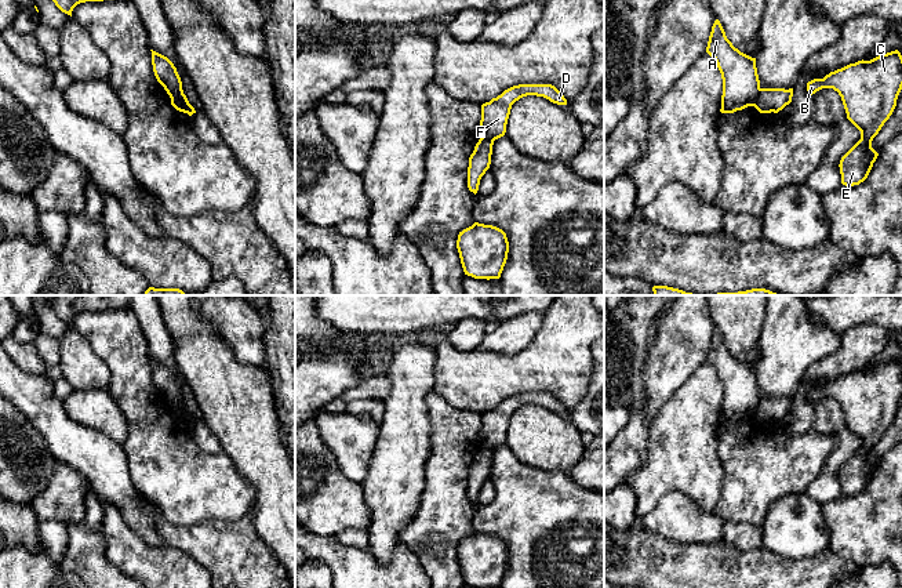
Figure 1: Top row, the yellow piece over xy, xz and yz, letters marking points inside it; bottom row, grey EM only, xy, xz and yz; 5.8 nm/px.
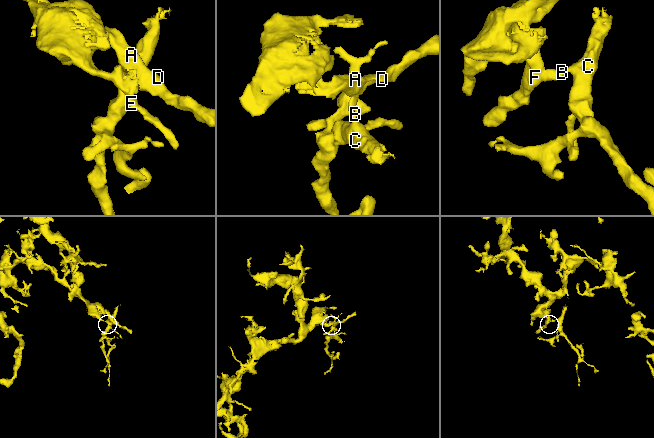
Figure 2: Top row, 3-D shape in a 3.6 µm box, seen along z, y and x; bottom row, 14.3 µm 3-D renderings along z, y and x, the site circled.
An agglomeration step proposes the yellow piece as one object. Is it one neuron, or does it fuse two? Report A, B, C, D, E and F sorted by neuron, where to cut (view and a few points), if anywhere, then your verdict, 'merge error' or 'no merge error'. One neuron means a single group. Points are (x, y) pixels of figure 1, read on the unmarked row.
A D F / B C E | yz (760, 398), (753, 414) | merge error

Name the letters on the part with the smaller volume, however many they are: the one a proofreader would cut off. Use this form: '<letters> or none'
B, C, E

